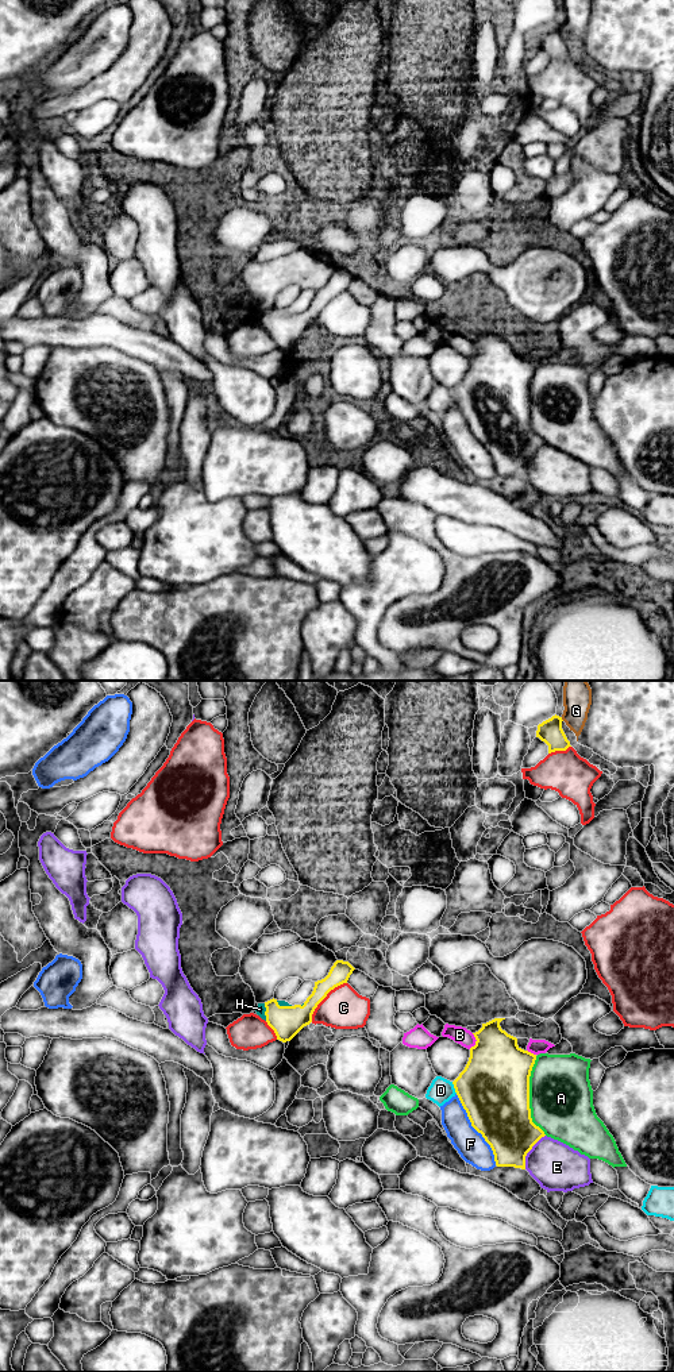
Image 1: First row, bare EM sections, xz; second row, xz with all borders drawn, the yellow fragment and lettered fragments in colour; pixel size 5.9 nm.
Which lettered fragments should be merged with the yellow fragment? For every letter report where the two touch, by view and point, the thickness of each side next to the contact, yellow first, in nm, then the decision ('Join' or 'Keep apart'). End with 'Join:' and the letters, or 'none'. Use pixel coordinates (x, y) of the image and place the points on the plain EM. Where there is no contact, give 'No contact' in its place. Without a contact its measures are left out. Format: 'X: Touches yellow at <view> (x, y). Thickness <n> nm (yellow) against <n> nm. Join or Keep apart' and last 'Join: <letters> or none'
A: Touches yellow at xz (528, 404). Thickness 420 nm (yellow) against 380 nm. Keep apart
B: Touches yellow at xz (476, 350). Thickness 400 nm (yellow) against 100 nm. Keep apart
C: Touches yellow at xz (324, 305). Thickness 180 nm (yellow) against 240 nm. Keep apart
D: Touches yellow at xz (454, 396). Thickness 420 nm (yellow) against 140 nm. Keep apart
E: Touches yellow at xz (528, 459). Thickness 320 nm (yellow) against 280 nm. Keep apart
F: Touches yellow at xz (476, 438). Thickness 400 nm (yellow) against 170 nm. Keep apart
G: Touches yellow at xz (561, 27). Thickness 140 nm (yellow) against 160 nm. Keep apart
H: Touches yellow at xz (265, 320). Thickness 190 nm (yellow) against 60 nm. Keep apart
Join: none

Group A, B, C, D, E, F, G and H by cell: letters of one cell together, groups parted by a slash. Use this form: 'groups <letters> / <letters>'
groups A / B / C / D E / F / G / H

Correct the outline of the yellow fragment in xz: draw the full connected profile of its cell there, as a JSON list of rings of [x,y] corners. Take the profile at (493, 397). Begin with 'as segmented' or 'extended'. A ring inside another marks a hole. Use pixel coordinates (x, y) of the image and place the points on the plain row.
as segmented; [[[494,327],[473,342],[475,354],[470,357],[470,366],[465,378],[452,390],[455,401],[467,421],[471,435],[482,443],[490,454],[497,475],[515,475],[525,478],[525,465],[532,455],[544,446],[544,440],[532,431],[529,417],[529,385],[536,363],[521,358],[517,347],[501,338],[500,331],[505,327]]]

